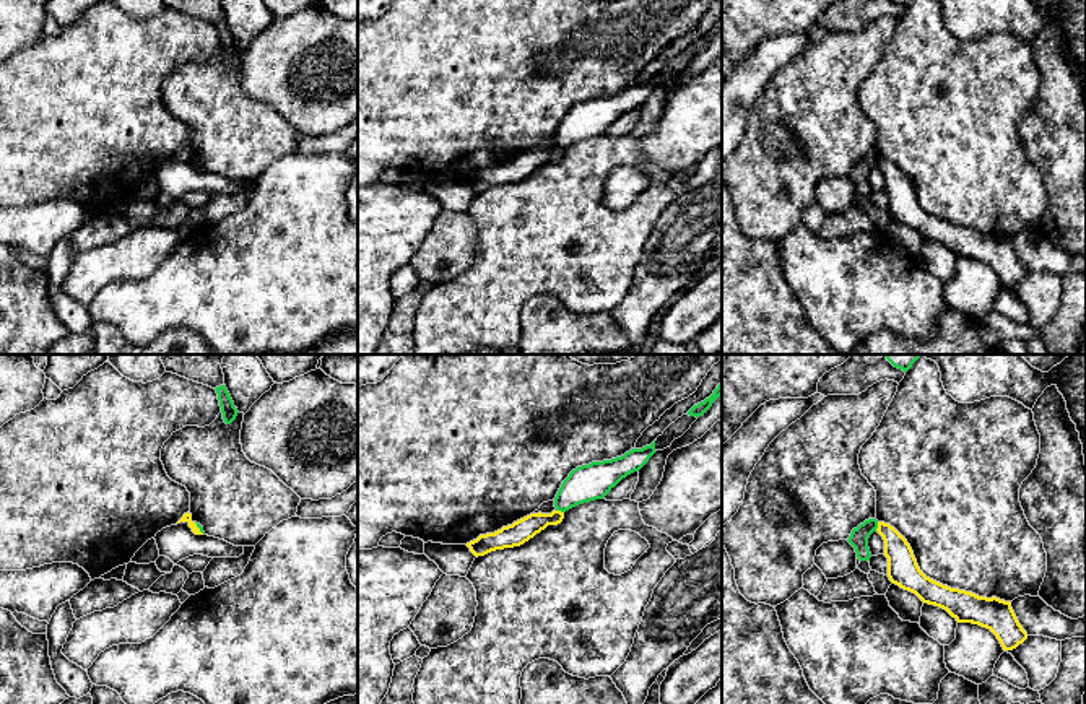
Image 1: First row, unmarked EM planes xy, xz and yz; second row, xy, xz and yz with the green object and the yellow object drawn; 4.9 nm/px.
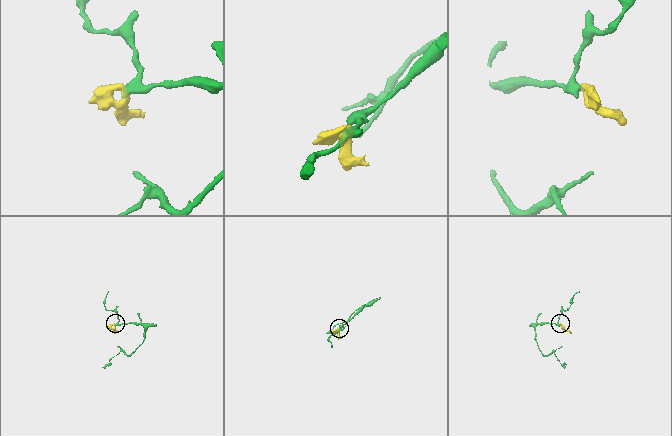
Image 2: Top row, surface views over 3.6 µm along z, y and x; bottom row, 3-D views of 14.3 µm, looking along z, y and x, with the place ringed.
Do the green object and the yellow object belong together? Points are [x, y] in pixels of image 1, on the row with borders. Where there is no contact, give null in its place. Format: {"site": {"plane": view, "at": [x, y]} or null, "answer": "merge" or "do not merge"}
{"site": {"plane": "xz", "at": [560, 509]}, "answer": "do not merge"}

